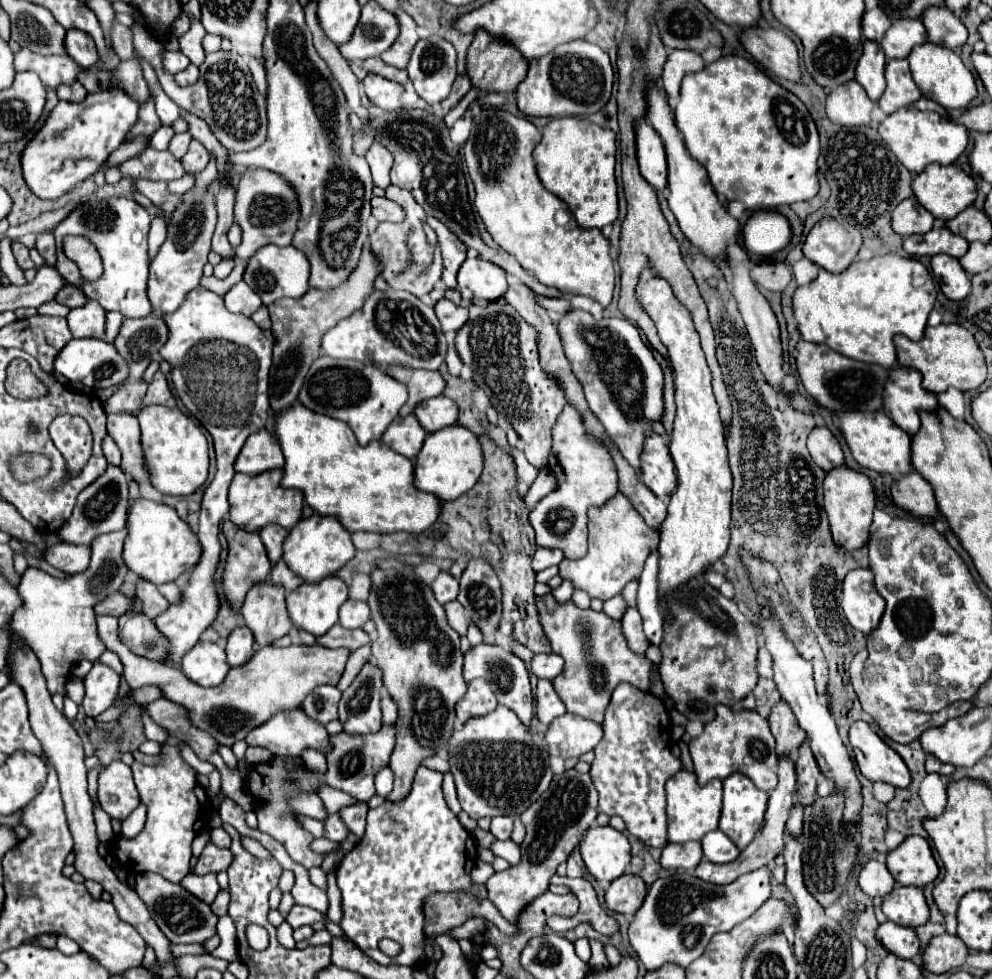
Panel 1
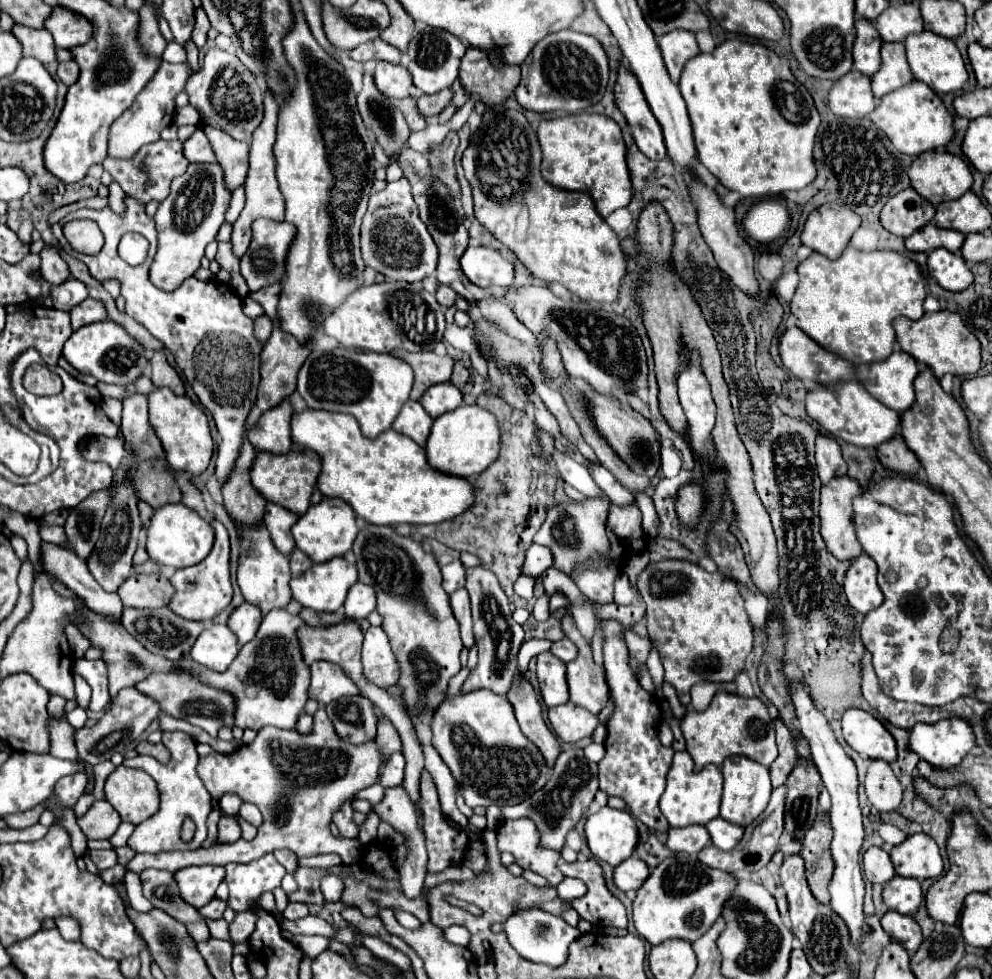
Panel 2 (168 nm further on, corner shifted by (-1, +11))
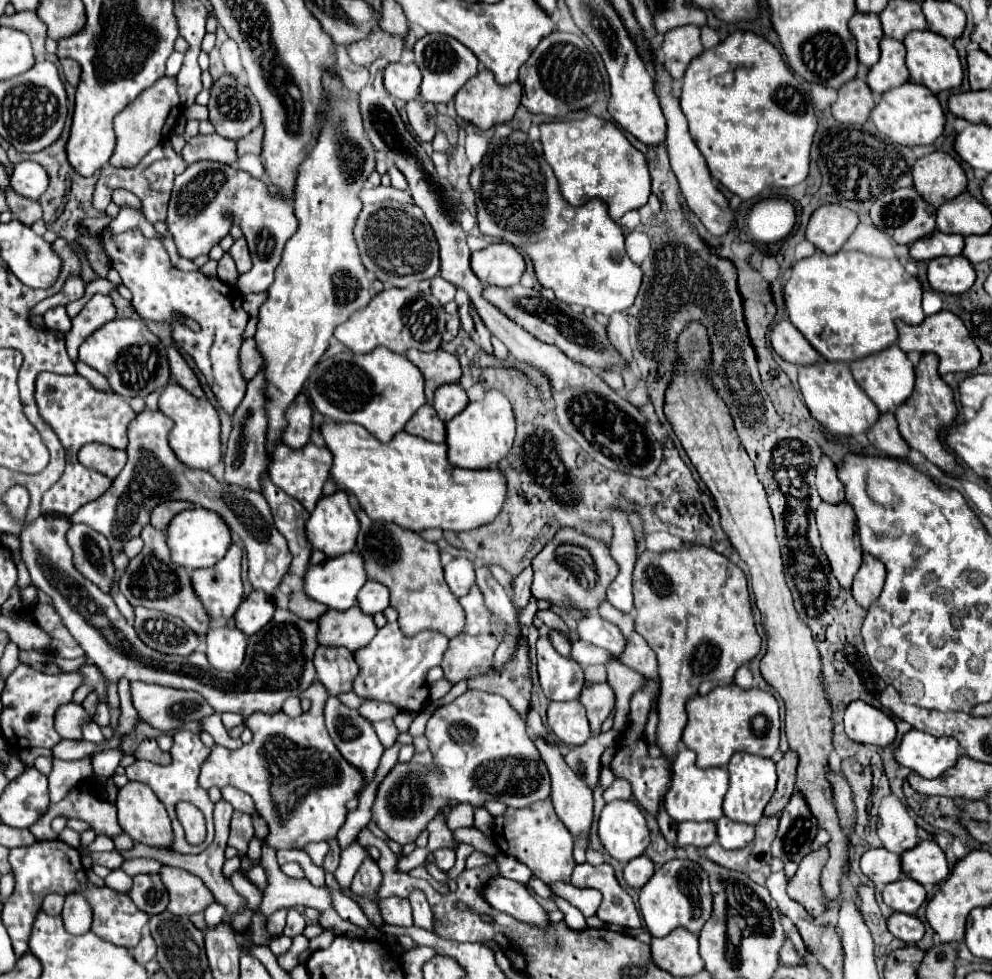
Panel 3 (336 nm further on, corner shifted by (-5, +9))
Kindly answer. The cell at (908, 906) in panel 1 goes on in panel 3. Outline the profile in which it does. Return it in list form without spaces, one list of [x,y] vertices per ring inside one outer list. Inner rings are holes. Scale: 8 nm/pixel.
[[[901,877],[899,881],[893,881],[893,883],[885,885],[883,901],[893,911],[917,913],[917,909],[925,901],[925,889],[917,881],[909,879],[909,877]]]

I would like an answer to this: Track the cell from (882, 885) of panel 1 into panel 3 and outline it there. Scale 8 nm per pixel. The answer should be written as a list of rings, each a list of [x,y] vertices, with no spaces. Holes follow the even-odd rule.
[[[883,847],[869,849],[861,857],[861,871],[873,883],[893,883],[901,877],[901,857]]]

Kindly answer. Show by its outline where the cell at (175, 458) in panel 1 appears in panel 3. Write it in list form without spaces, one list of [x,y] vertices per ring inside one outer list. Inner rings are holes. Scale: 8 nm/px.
[[[171,381],[159,399],[159,409],[175,421],[173,431],[169,433],[169,445],[175,455],[195,469],[211,469],[221,461],[221,423],[217,409],[203,397],[197,399],[185,391],[179,383]]]

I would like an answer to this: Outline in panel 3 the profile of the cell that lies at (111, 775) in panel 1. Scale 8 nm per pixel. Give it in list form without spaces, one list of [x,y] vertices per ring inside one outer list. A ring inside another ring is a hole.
[[[129,781],[125,787],[119,789],[117,809],[119,809],[119,825],[135,843],[143,843],[149,847],[159,847],[159,849],[171,849],[171,843],[173,843],[171,819],[163,803],[159,803],[159,799],[149,787],[143,787],[143,783]]]

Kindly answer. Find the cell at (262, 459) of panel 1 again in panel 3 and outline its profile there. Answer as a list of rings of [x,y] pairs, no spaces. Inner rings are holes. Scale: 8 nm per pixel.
[[[299,393],[287,409],[287,421],[289,425],[283,431],[283,443],[291,449],[301,449],[313,431],[313,407],[305,393]]]

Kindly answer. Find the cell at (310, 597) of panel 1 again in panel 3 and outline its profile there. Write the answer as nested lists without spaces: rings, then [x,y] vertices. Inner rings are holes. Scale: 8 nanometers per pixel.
[[[349,551],[347,555],[339,555],[337,559],[327,559],[325,563],[311,565],[307,575],[305,575],[305,593],[327,605],[329,609],[345,611],[357,603],[357,593],[365,585],[367,575],[365,575],[365,561],[359,551]]]

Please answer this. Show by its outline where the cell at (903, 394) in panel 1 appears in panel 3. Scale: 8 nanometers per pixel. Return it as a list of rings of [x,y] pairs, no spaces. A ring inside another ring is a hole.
[[[891,345],[875,355],[867,355],[863,359],[851,361],[851,371],[859,387],[863,387],[863,391],[879,407],[881,413],[895,411],[895,407],[899,407],[899,403],[903,403],[903,399],[911,395],[911,389],[915,385],[915,365],[907,359],[907,355],[897,345]]]

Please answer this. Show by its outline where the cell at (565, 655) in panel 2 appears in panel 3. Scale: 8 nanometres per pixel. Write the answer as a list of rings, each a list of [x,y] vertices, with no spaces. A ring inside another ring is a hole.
[[[575,641],[571,645],[571,653],[573,653],[573,659],[581,667],[587,667],[587,665],[607,665],[607,661],[613,659],[613,655],[607,649],[601,649],[597,645],[591,645],[591,643],[585,643],[585,641]]]

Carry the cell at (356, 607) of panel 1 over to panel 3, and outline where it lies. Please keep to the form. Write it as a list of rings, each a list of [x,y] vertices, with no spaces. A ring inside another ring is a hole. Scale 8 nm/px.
[[[367,581],[357,595],[357,603],[365,613],[375,615],[389,605],[389,589],[383,583]]]

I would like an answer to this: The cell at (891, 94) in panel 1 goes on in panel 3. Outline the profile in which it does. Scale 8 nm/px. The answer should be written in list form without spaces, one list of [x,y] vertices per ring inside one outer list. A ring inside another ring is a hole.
[[[883,37],[881,39],[881,57],[869,69],[867,83],[875,95],[881,95],[887,89],[899,87],[909,81],[909,71],[905,67],[905,47],[901,41]]]

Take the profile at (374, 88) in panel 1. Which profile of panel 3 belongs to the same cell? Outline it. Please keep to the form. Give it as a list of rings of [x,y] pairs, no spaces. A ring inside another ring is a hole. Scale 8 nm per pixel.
[[[389,63],[385,67],[385,89],[401,101],[413,101],[419,95],[421,71],[415,63]]]

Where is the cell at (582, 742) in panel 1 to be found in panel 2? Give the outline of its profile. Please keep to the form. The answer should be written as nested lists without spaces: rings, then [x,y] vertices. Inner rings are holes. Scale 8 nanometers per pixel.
[[[565,703],[559,707],[551,707],[549,713],[549,723],[555,731],[555,735],[565,741],[565,743],[577,743],[583,737],[593,735],[593,731],[599,725],[599,717],[589,713],[587,709],[575,705],[575,703]]]

